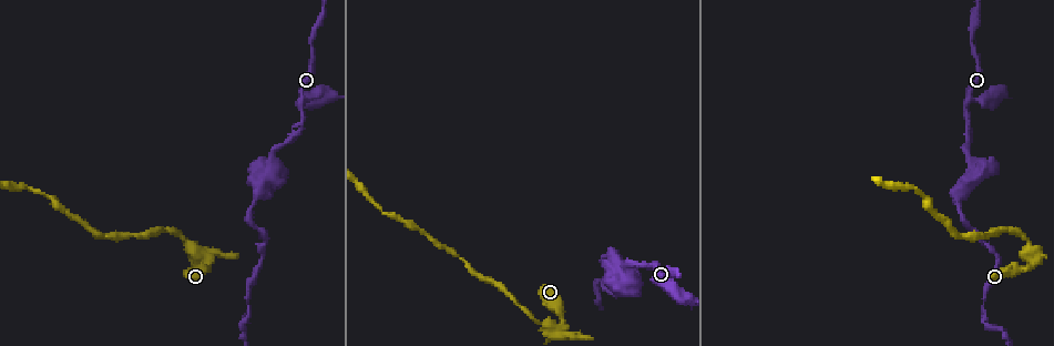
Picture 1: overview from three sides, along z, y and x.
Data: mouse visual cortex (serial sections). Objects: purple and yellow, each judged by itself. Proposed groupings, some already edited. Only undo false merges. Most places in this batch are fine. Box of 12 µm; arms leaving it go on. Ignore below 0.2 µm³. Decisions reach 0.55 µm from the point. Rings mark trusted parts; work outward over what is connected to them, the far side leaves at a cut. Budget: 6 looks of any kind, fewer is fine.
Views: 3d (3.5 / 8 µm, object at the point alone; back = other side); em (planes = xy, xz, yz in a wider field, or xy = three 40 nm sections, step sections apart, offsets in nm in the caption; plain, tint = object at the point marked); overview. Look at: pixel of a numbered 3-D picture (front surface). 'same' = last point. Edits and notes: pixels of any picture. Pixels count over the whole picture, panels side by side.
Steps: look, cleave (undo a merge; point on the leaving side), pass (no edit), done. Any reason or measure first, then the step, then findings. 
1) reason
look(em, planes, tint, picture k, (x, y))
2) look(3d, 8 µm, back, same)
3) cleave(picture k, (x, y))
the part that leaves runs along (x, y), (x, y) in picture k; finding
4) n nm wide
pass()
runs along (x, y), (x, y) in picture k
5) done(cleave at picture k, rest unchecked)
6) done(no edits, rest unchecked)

sharp bend
look(3d, 8 µm, picture 1, (275, 166))

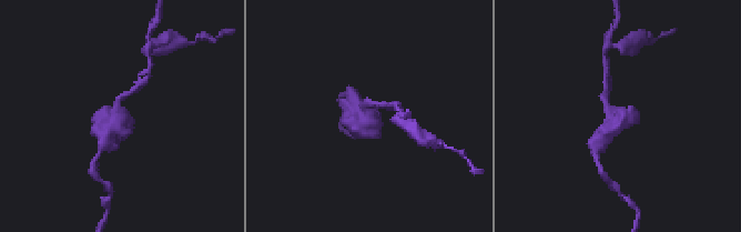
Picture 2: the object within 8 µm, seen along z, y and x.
look(em, xy, step 1, tint, picture 2, (616, 115))

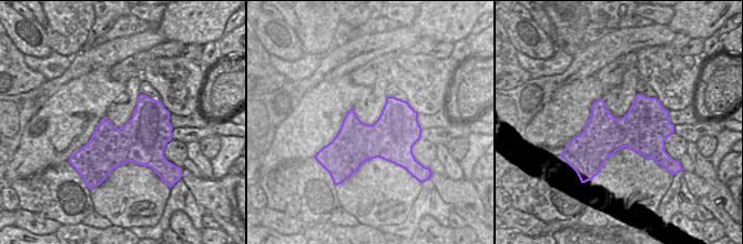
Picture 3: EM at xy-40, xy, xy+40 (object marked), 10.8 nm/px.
480 nm wide
pass()
runs along (128, 92), (119, 99), (121, 116), (105, 142) in picture 2; all the same cell

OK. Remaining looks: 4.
narrows sharply
look(3d, 3.5 µm, picture 1, (249, 306))

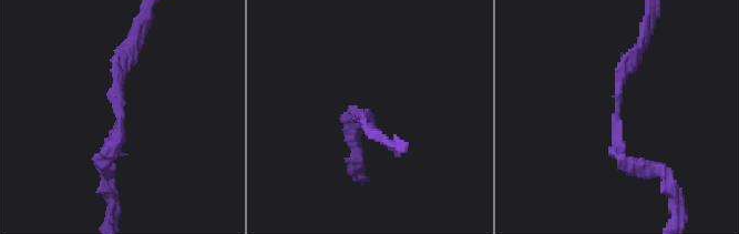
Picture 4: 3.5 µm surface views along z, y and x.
arms of 150, 200 nm
look(em, planes, tint, picture 4, (367, 111))

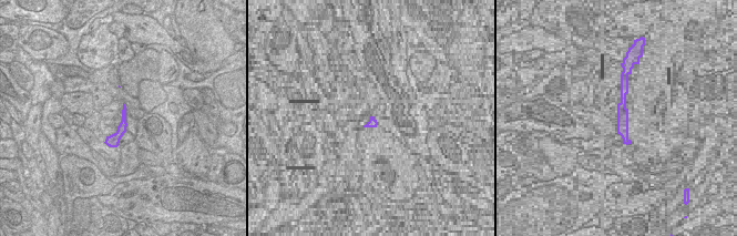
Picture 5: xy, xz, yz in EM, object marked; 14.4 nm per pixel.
pass()
runs along (129, 50), (104, 165) in picture 4; one cell here

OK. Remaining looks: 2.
done(no edits, rest unchecked)

